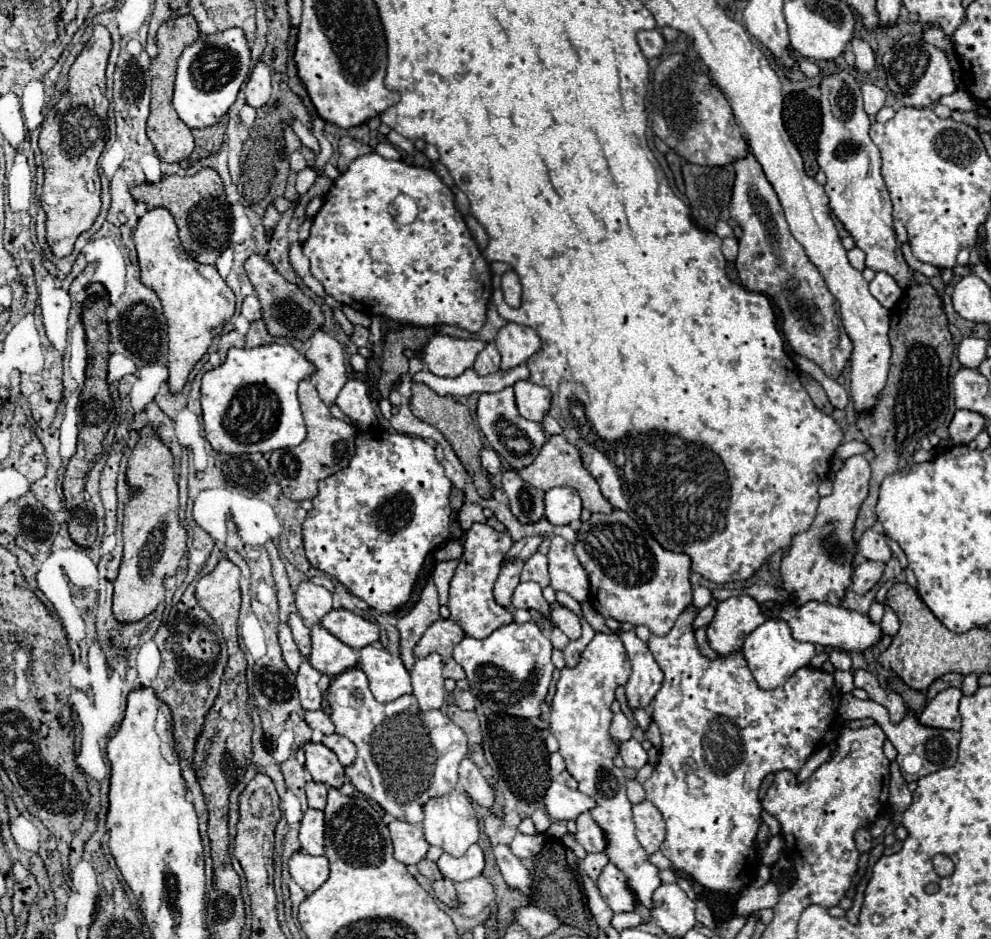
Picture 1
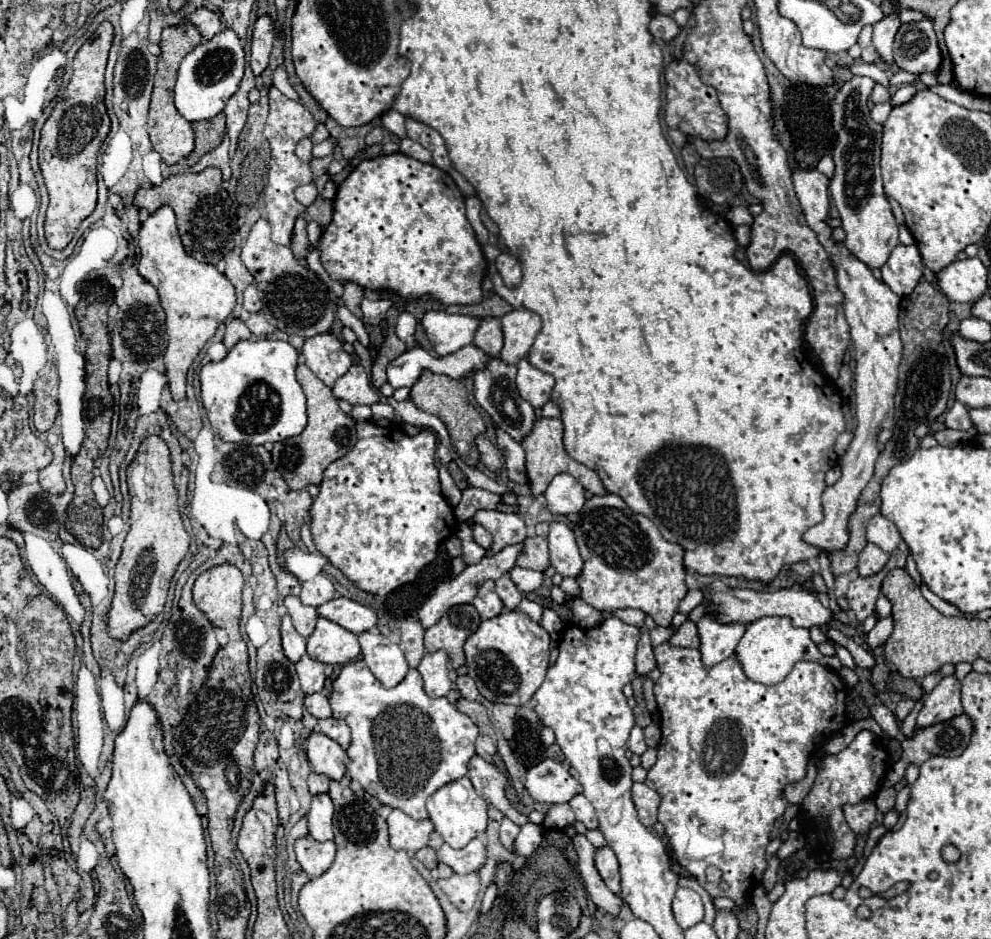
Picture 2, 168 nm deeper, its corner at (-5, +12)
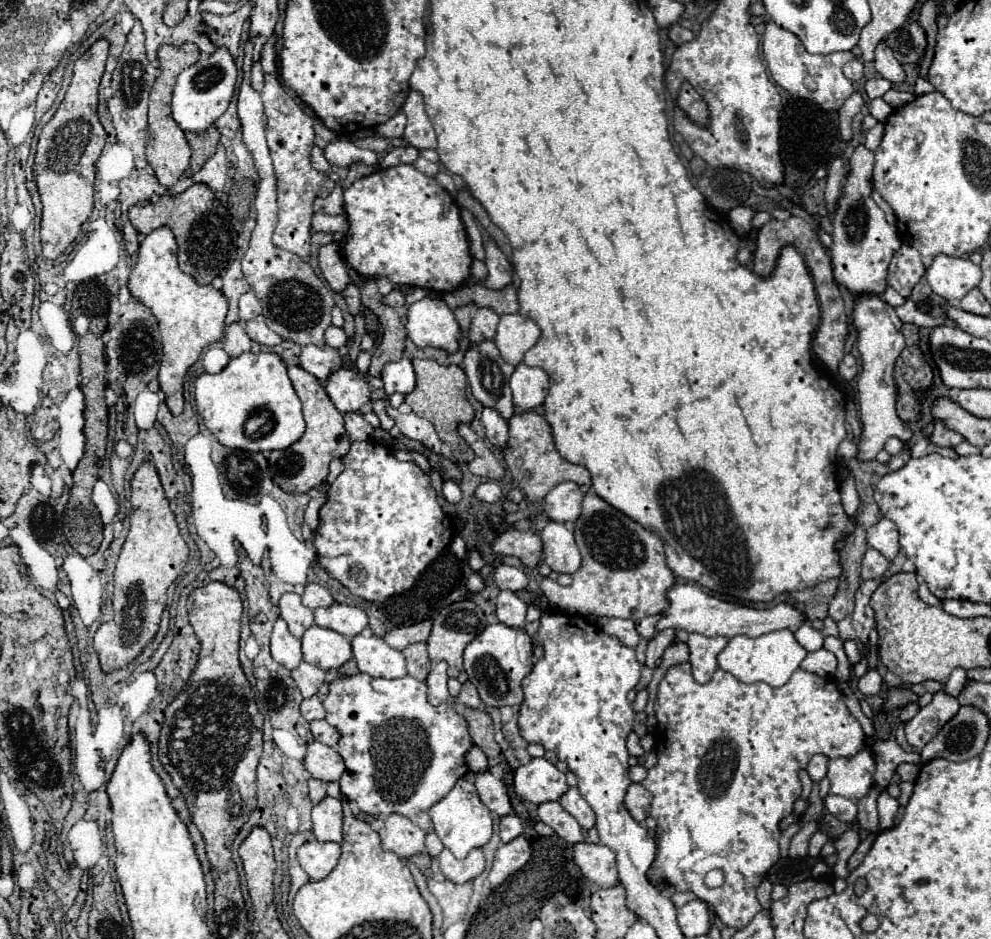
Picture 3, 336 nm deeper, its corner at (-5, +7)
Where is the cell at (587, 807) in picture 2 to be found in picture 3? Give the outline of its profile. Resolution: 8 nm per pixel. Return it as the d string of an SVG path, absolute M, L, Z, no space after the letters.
M569 788L565 796L561 796L559 804L579 822L581 828L591 830L595 826L595 812L591 810L591 806L585 802L585 798L579 794L577 788Z

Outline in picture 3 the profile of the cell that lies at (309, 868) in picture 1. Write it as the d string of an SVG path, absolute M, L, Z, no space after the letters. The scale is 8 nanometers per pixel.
M309 840L297 850L297 860L311 880L323 880L339 860L339 844Z

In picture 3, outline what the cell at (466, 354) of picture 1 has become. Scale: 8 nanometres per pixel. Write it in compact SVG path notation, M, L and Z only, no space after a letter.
M423 298L407 308L407 332L419 348L439 348L447 354L459 350L461 328L443 300Z

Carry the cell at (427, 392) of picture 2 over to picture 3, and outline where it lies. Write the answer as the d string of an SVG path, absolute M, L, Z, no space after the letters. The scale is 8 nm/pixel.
M419 358L413 360L413 366L415 366L415 374L417 374L417 386L411 394L405 396L405 402L413 408L413 412L417 416L433 422L441 440L453 448L457 458L459 458L459 454L471 456L469 446L457 434L459 424L471 424L471 420L475 418L475 410L469 404L467 394L465 394L465 388L467 388L465 372L459 366L441 366L435 360L419 360Z

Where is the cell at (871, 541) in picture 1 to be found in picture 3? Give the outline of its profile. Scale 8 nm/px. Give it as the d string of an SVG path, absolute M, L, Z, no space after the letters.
M881 518L875 526L871 526L867 530L867 544L871 548L879 550L887 560L893 560L897 556L897 552L901 550L897 526L891 520Z

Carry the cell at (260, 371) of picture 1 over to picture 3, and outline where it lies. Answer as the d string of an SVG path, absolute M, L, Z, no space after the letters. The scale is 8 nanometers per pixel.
M245 352L217 374L201 374L195 380L195 406L205 426L217 436L219 444L227 448L239 448L247 452L271 452L285 450L297 442L305 432L305 420L301 414L301 400L287 376L287 366L277 352Z

